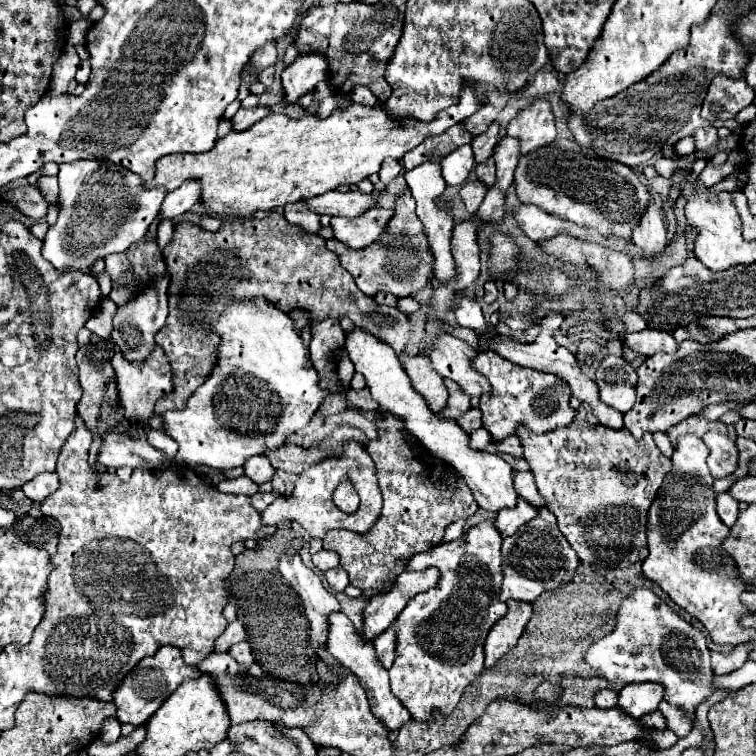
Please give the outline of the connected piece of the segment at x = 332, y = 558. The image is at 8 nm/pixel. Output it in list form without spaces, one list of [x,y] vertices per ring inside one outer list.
[[[320,550],[312,556],[312,562],[320,572],[326,572],[326,570],[338,566],[338,554],[330,552],[330,550]]]

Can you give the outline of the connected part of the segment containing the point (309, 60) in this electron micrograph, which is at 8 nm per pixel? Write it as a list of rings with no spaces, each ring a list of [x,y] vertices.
[[[322,52],[300,54],[282,72],[286,102],[294,102],[300,96],[308,94],[322,80],[328,80],[328,58]]]

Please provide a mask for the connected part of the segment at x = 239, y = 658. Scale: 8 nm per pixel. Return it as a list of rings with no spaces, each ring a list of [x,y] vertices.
[[[240,642],[240,644],[234,644],[228,654],[244,668],[250,668],[254,664],[254,656],[252,656],[252,650],[250,650],[250,644],[248,642]]]

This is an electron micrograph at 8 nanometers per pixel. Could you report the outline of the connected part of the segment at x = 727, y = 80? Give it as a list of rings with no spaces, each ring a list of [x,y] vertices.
[[[714,76],[706,100],[702,104],[704,120],[730,120],[742,108],[752,104],[754,90],[746,84],[746,80],[734,80],[730,76]]]

